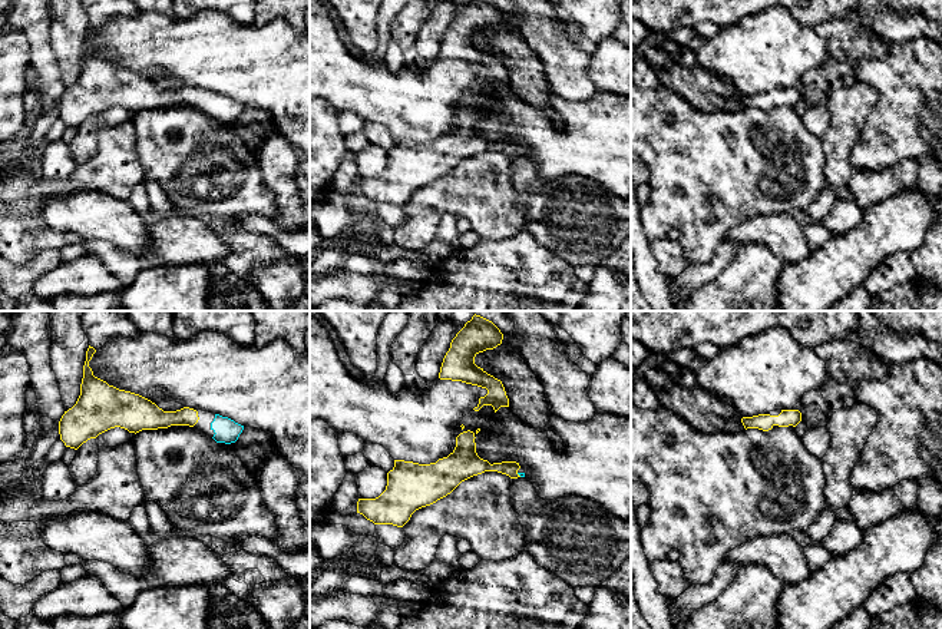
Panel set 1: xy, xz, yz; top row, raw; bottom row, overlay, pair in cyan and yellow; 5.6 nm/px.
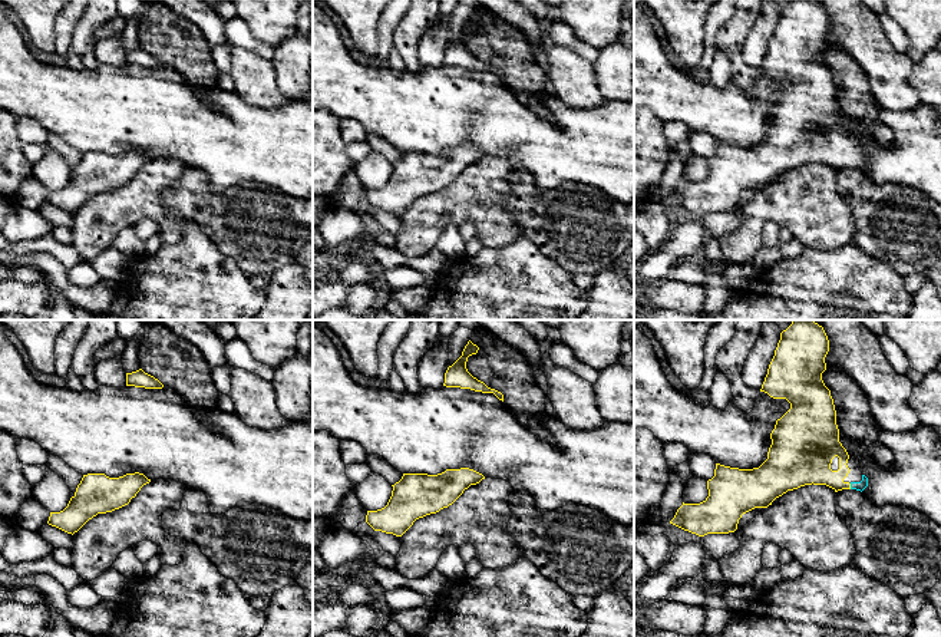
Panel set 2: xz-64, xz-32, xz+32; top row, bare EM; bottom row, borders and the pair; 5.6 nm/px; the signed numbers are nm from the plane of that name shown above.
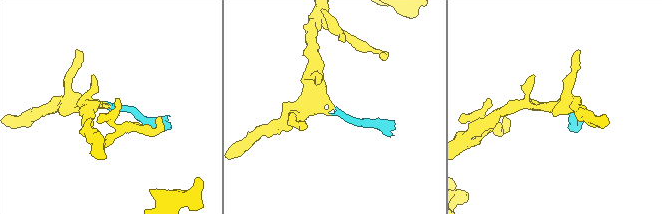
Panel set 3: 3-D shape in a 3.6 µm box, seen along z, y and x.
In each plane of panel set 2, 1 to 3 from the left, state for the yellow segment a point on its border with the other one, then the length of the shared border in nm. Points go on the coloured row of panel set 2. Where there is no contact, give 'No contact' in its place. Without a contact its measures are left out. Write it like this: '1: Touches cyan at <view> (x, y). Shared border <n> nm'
1: No contact
2: No contact
3: Touches cyan at xz+32 (851, 487). Shared border 30 nm

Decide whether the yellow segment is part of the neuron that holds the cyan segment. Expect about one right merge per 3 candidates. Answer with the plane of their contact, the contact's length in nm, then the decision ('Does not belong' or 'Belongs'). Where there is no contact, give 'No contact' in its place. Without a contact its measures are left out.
Touches cyan in xz. Shared border 40 nm. Belongs

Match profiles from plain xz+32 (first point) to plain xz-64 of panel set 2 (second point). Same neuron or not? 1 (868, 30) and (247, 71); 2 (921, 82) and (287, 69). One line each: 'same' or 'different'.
1: same
2: same

